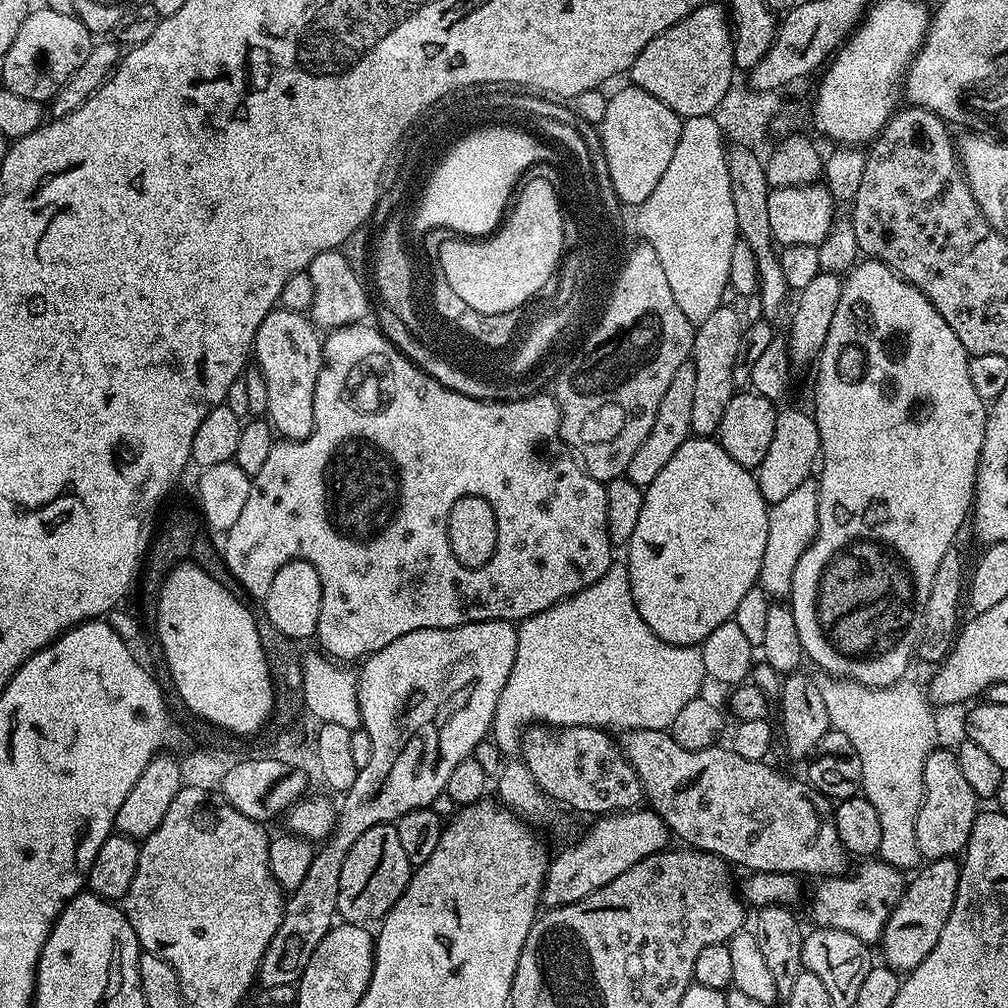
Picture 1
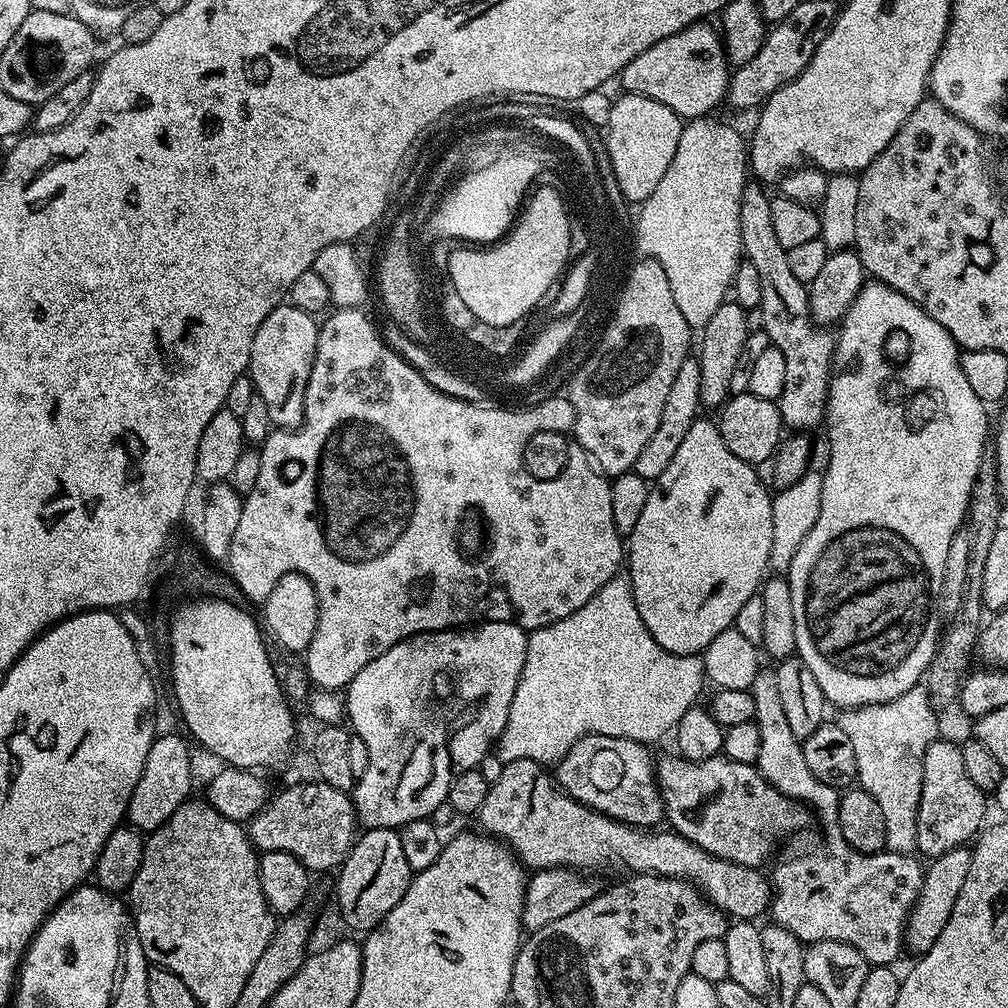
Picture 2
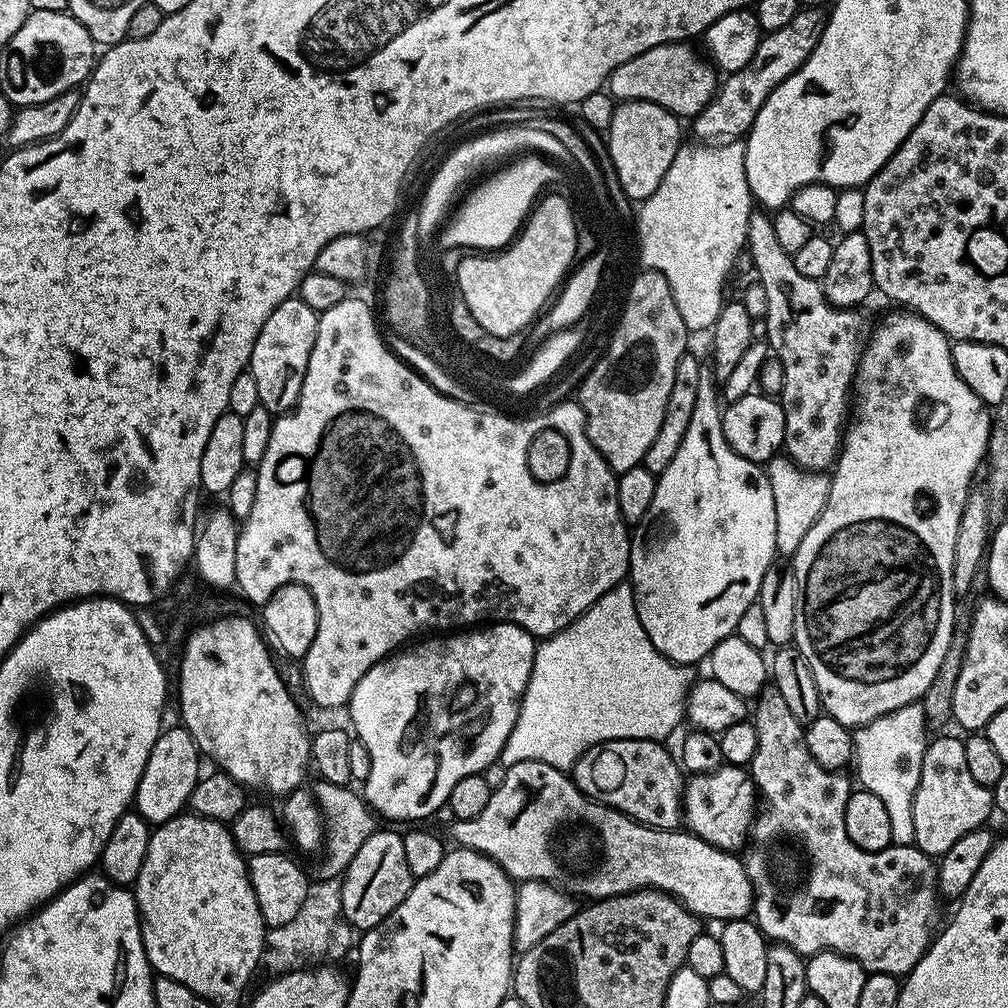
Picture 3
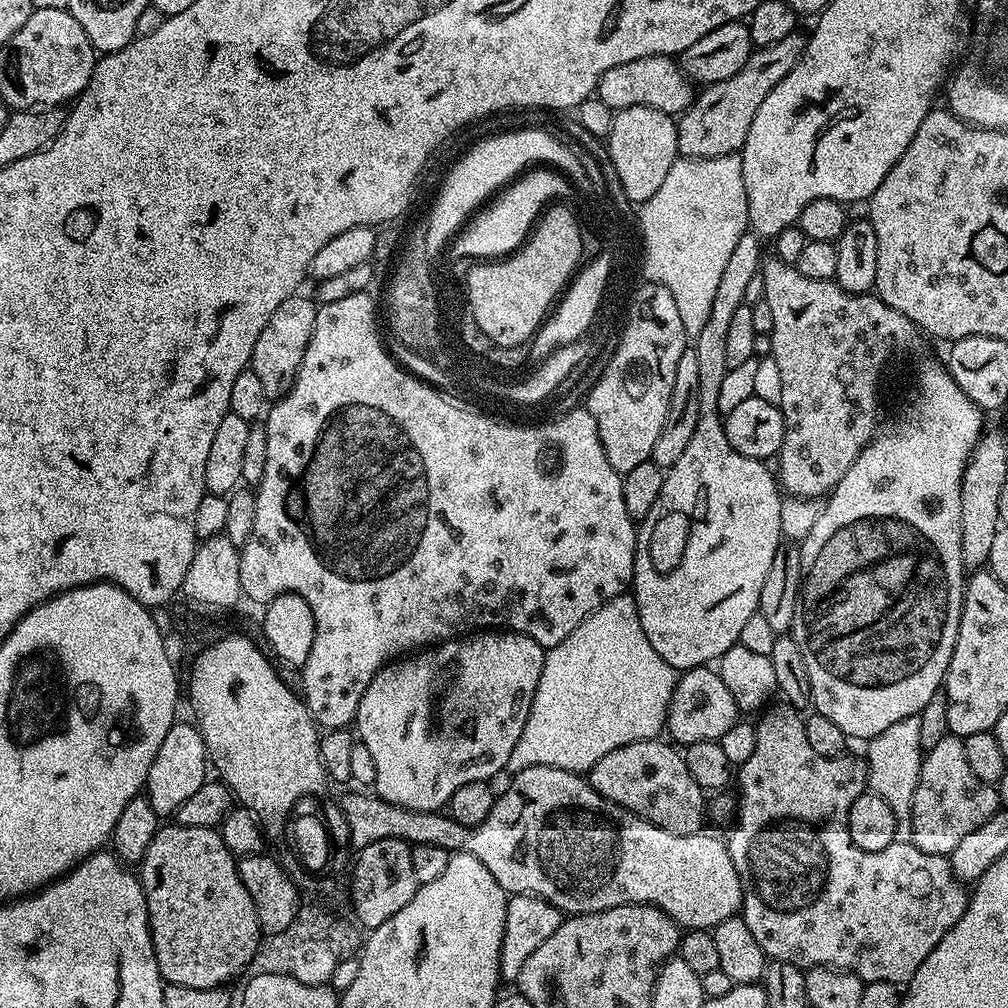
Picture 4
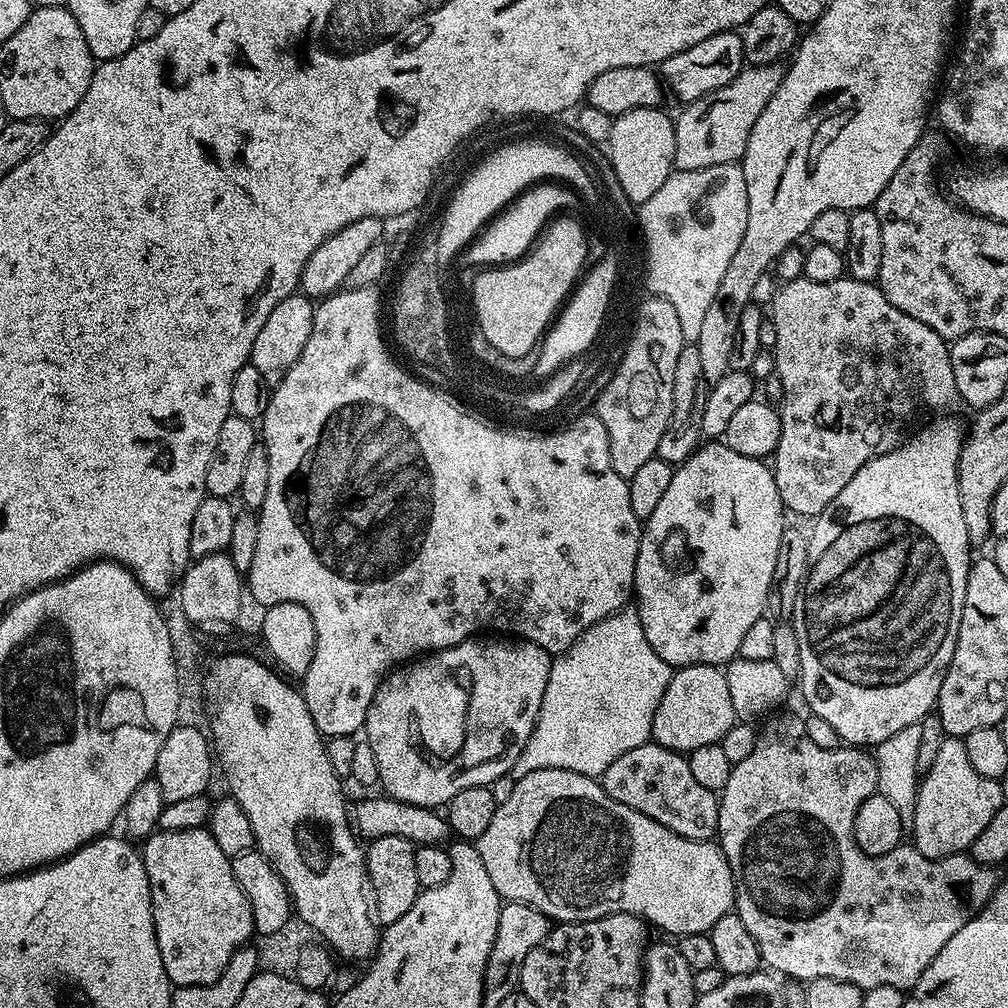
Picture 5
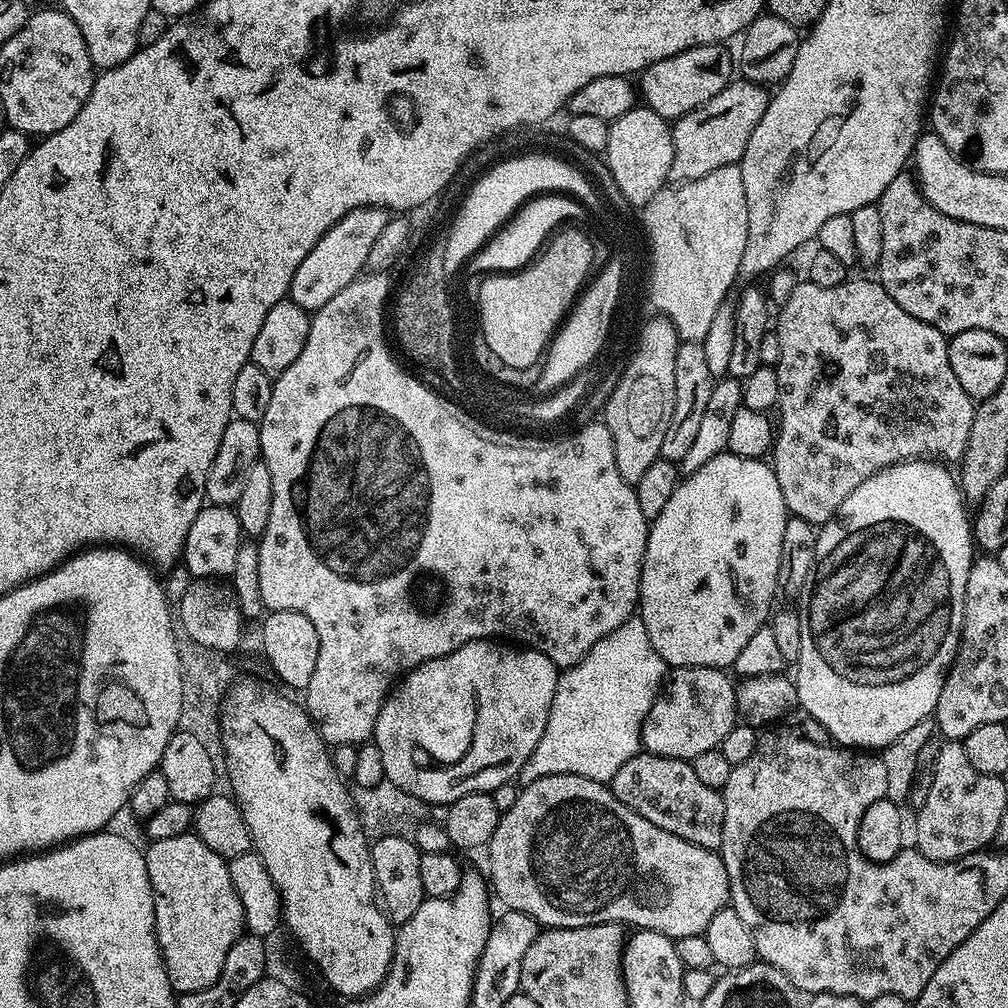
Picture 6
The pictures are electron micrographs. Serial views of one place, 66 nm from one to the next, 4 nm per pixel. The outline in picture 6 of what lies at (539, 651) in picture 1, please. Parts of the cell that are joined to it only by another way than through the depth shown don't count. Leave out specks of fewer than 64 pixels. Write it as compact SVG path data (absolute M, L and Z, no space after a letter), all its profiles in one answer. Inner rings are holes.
M633 614L626 622L622 622L622 626L618 626L618 630L606 634L606 638L598 641L573 668L566 668L560 672L558 686L554 690L554 702L550 702L550 718L546 722L546 730L538 742L534 754L530 754L526 766L522 766L518 777L519 783L526 785L538 778L546 778L550 774L578 774L582 778L590 778L599 784L608 784L611 782L614 774L618 774L618 769L624 763L630 762L630 758L634 758L637 752L641 751L640 735L642 734L644 719L646 718L646 714L650 714L650 706L654 706L654 702L660 697L660 690L664 687L665 683L666 665L664 659L660 657L658 650L654 650L654 646L650 642L650 634L646 634L646 626L640 621L639 615Z

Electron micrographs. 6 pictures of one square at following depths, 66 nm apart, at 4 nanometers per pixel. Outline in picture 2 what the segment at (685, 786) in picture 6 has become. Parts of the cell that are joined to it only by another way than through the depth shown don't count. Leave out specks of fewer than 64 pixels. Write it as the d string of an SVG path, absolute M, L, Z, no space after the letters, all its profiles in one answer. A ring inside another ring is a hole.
M583 736L555 765L554 779L570 798L587 808L593 808L611 820L620 820L641 830L651 829L659 820L665 819L664 799L660 793L660 782L656 778L657 761L648 753L649 745L638 740L614 738L613 736Z

